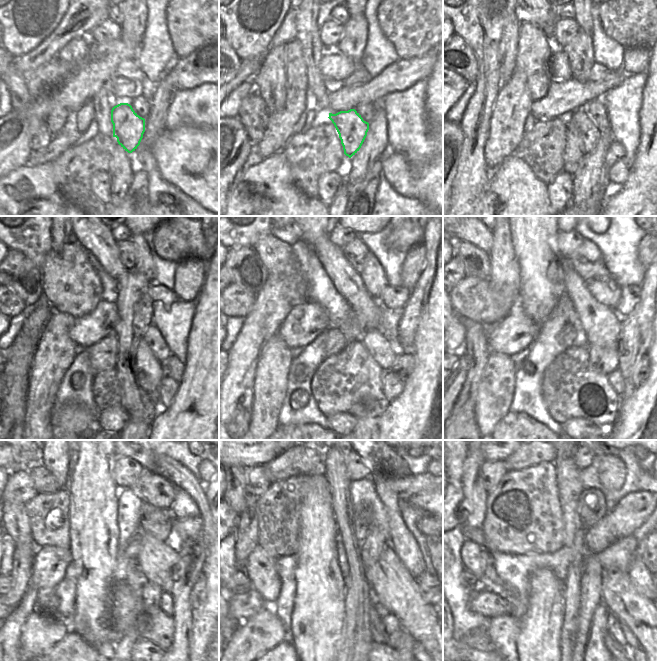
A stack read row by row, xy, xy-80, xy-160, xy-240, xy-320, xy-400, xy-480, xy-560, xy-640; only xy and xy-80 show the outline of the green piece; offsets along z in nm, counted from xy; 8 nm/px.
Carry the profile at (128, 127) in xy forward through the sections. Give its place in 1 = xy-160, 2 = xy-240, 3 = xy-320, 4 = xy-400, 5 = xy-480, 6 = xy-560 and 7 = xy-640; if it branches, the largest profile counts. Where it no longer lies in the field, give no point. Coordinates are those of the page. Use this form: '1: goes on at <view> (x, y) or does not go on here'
1: goes on at xy-160 (589, 134)
2: goes on at xy-240 (148, 374)
3: goes on at xy-320 (358, 374)
4: goes on at xy-400 (584, 392)
5: goes on at xy-480 (129, 614)
6: goes on at xy-560 (391, 625)
7: goes on at xy-640 (614, 630)

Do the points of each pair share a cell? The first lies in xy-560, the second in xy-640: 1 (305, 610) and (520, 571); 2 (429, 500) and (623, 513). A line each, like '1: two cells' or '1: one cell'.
1: two cells
2: one cell

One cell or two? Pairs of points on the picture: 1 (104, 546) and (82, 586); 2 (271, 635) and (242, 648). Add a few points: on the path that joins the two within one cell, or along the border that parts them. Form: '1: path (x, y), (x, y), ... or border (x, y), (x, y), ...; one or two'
1: path (94, 556), (94, 574), (92, 576); one
2: path (264, 635), (261, 635), (249, 647); one

